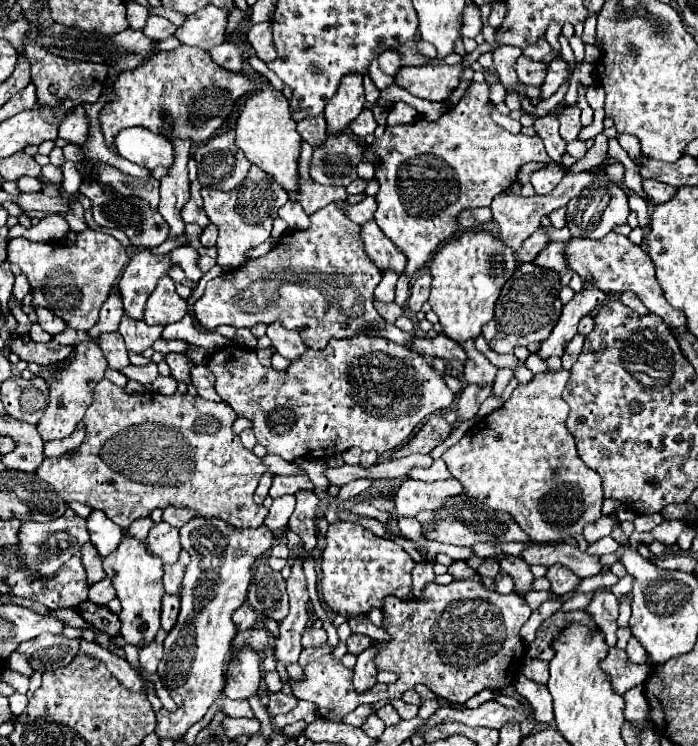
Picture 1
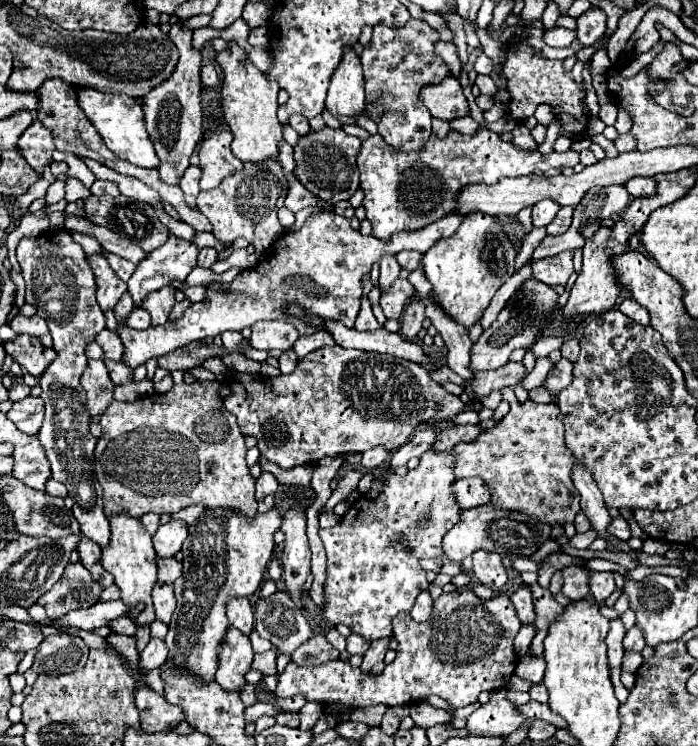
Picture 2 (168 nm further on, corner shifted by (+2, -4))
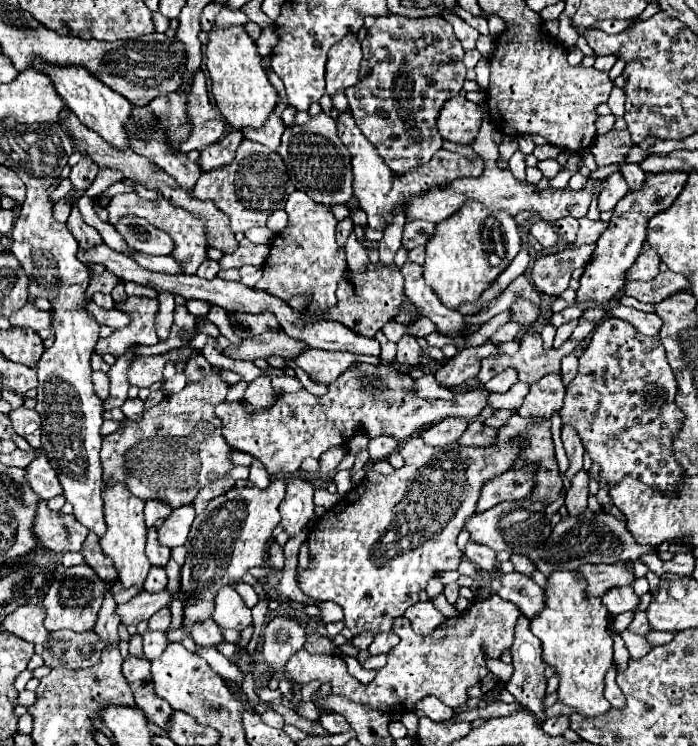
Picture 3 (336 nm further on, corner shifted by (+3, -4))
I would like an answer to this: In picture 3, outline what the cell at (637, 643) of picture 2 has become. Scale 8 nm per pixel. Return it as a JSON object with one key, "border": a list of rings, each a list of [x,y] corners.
{"border":[[[638,611],[638,613],[634,615],[634,619],[632,619],[628,631],[636,633],[636,635],[646,635],[646,633],[650,631],[650,627],[648,627],[648,619],[646,619],[646,613],[644,613],[644,611]]]}

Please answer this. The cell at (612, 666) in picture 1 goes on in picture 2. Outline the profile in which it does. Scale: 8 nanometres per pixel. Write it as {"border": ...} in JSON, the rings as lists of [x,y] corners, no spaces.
{"border":[[[625,651],[625,657],[623,657],[623,671],[631,671],[635,673],[639,669],[639,665],[643,663],[643,657],[641,653],[633,653],[633,651]]]}

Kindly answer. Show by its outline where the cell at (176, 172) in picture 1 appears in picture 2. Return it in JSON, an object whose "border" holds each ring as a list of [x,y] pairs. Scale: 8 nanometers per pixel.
{"border":[[[177,19],[169,31],[171,41],[179,49],[179,63],[171,77],[163,81],[155,91],[147,93],[141,99],[141,107],[145,113],[147,133],[153,141],[155,153],[161,161],[159,173],[165,183],[177,185],[179,175],[189,167],[189,157],[193,155],[201,135],[203,135],[203,107],[201,107],[201,81],[199,81],[199,69],[201,69],[201,53],[191,47],[193,31],[185,31],[183,27],[185,19]]]}

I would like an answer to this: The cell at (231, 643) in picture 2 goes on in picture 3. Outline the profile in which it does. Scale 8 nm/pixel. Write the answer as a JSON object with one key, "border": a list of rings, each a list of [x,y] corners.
{"border":[[[212,619],[204,621],[204,623],[196,623],[192,627],[192,639],[200,645],[200,647],[218,647],[220,643],[224,643],[224,635],[222,629],[218,627],[218,623],[214,623]]]}

